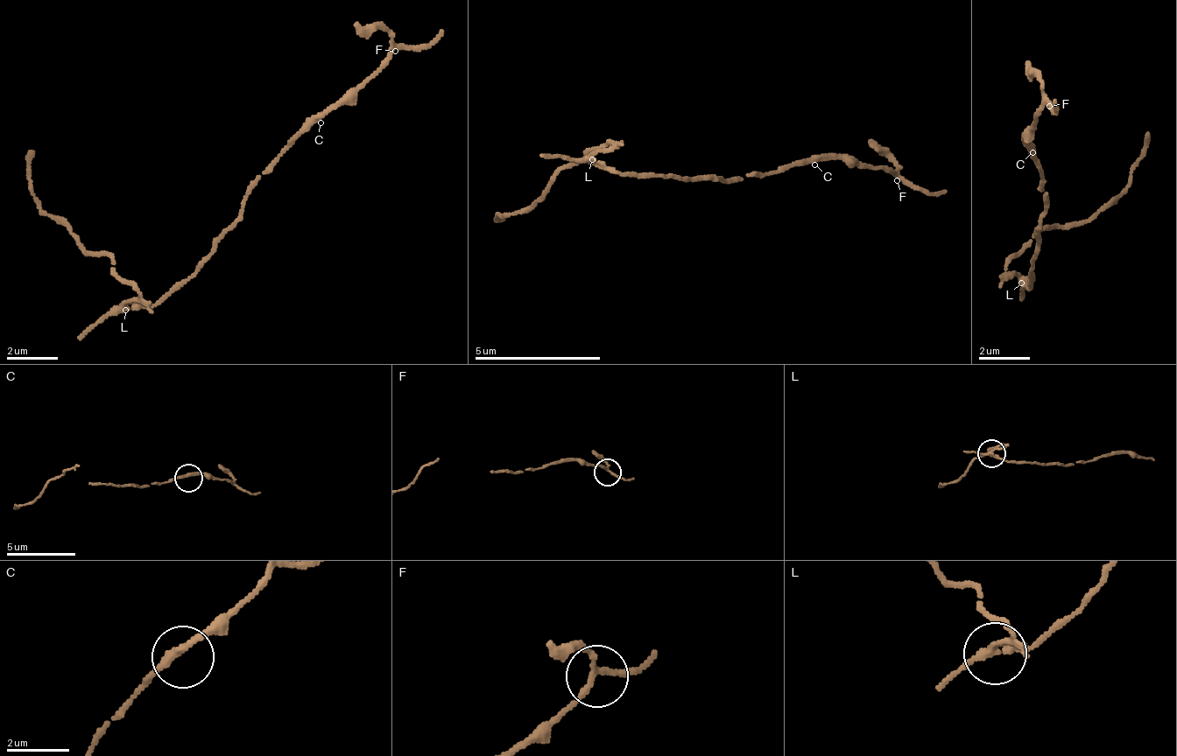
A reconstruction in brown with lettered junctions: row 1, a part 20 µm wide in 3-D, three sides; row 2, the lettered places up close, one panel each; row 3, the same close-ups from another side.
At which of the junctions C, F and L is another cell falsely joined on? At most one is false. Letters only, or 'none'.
L

